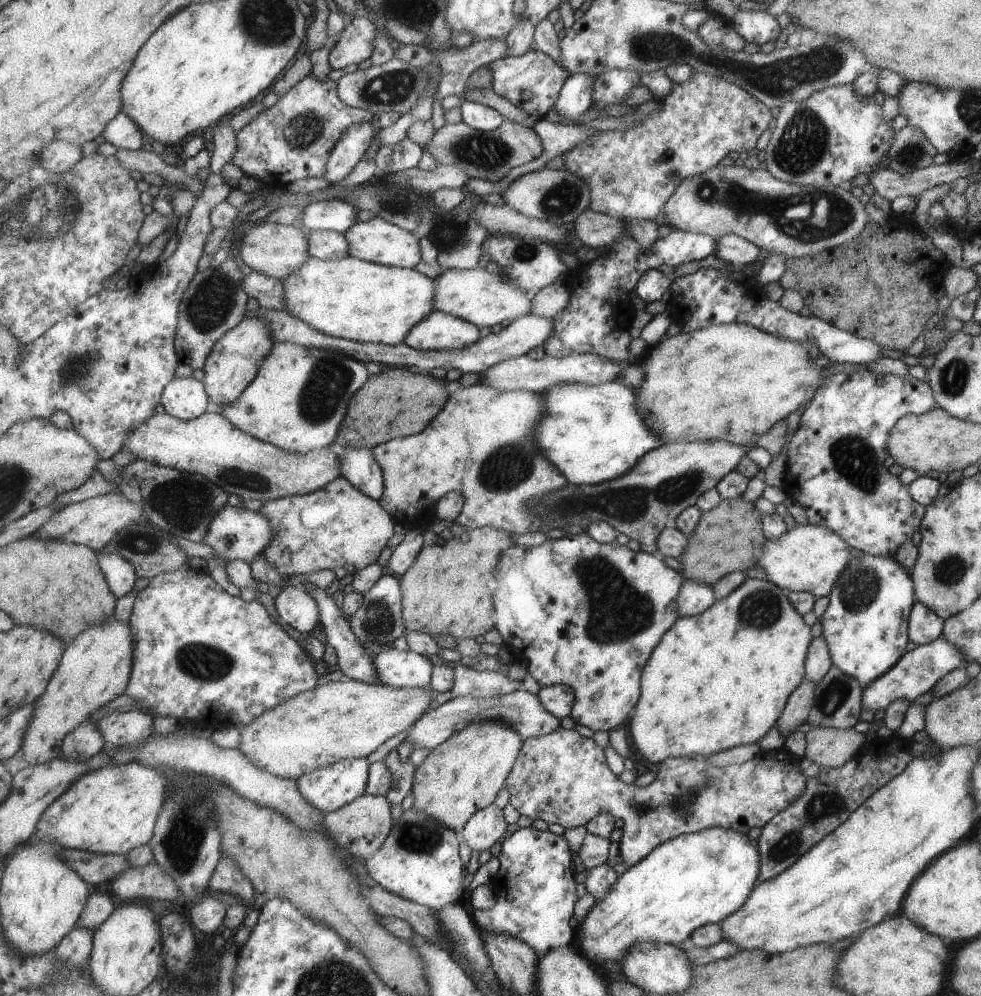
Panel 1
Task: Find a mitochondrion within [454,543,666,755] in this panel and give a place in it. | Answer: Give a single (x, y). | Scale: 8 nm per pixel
(618, 611)

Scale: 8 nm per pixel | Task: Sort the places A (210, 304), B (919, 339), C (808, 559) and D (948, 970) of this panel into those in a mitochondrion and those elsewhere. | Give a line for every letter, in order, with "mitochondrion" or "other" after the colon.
A: mitochondrion
B: other
C: other
D: other

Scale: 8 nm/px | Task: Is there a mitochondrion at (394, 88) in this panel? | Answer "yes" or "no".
yes

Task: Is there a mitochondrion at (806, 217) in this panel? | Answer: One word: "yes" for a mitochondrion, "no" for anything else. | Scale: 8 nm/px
yes

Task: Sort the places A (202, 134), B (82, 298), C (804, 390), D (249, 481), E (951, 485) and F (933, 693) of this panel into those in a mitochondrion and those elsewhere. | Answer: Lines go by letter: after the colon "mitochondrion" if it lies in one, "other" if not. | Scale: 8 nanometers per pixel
A: other
B: other
C: other
D: mitochondrion
E: other
F: other

